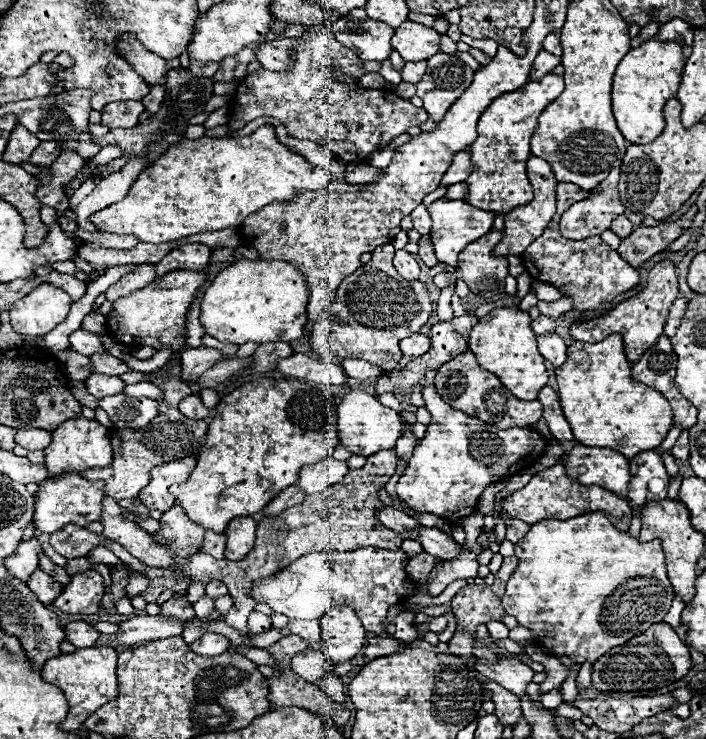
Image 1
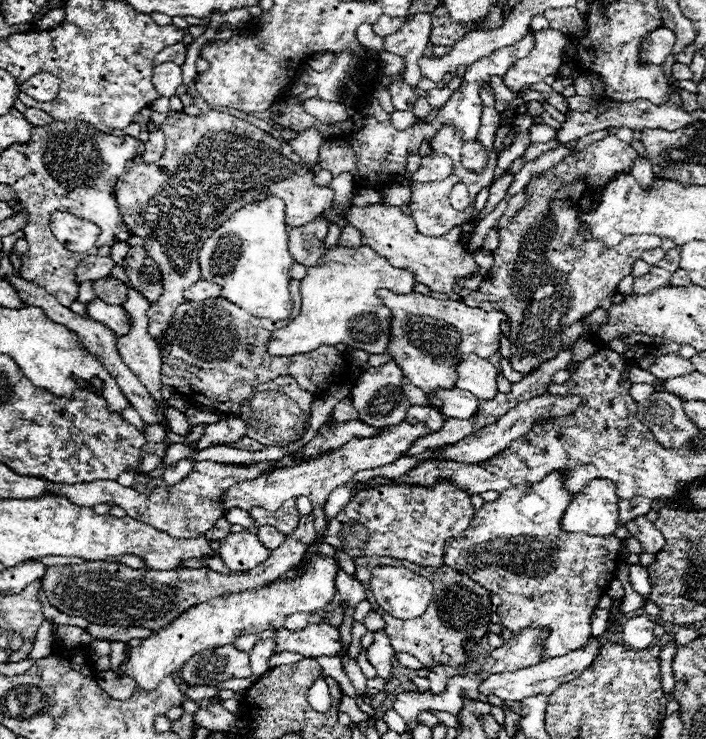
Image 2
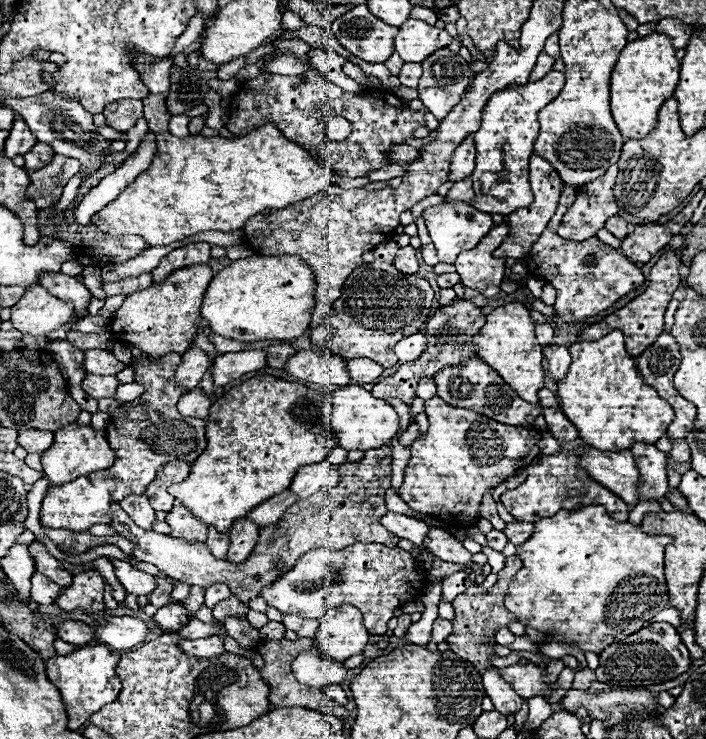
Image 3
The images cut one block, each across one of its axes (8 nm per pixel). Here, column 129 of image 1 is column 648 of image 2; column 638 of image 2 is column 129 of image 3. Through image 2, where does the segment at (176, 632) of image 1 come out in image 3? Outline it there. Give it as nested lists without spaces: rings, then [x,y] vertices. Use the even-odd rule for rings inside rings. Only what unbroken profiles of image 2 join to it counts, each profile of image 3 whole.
[[[116,616],[104,622],[104,628],[94,630],[96,638],[102,638],[114,650],[130,650],[138,644],[144,644],[150,634],[148,624],[136,616]]]

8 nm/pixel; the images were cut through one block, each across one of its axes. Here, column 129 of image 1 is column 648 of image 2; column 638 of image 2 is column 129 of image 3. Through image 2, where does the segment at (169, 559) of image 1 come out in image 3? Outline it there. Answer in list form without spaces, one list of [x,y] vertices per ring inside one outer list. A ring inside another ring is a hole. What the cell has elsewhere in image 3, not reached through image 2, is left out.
[[[380,446],[380,450],[366,450],[366,456],[362,462],[340,466],[340,484],[332,488],[328,496],[314,494],[306,500],[296,502],[294,506],[290,506],[290,510],[284,512],[282,530],[286,530],[286,534],[280,534],[280,528],[278,528],[278,534],[274,534],[270,526],[260,528],[256,550],[242,564],[232,564],[228,560],[216,560],[204,544],[188,544],[188,542],[170,538],[166,534],[158,534],[154,530],[142,530],[120,508],[118,502],[110,504],[112,522],[108,526],[134,544],[132,554],[138,560],[154,564],[166,576],[186,582],[190,586],[200,586],[200,588],[208,588],[216,582],[222,582],[232,590],[236,598],[240,598],[242,604],[248,606],[258,596],[258,590],[262,586],[268,586],[270,582],[278,580],[286,570],[294,566],[294,562],[302,554],[310,550],[316,550],[322,546],[342,550],[346,546],[352,546],[354,542],[368,542],[368,544],[376,542],[376,544],[394,548],[398,544],[398,536],[388,532],[380,524],[382,514],[386,514],[384,492],[390,486],[390,478],[392,478],[390,446]]]

